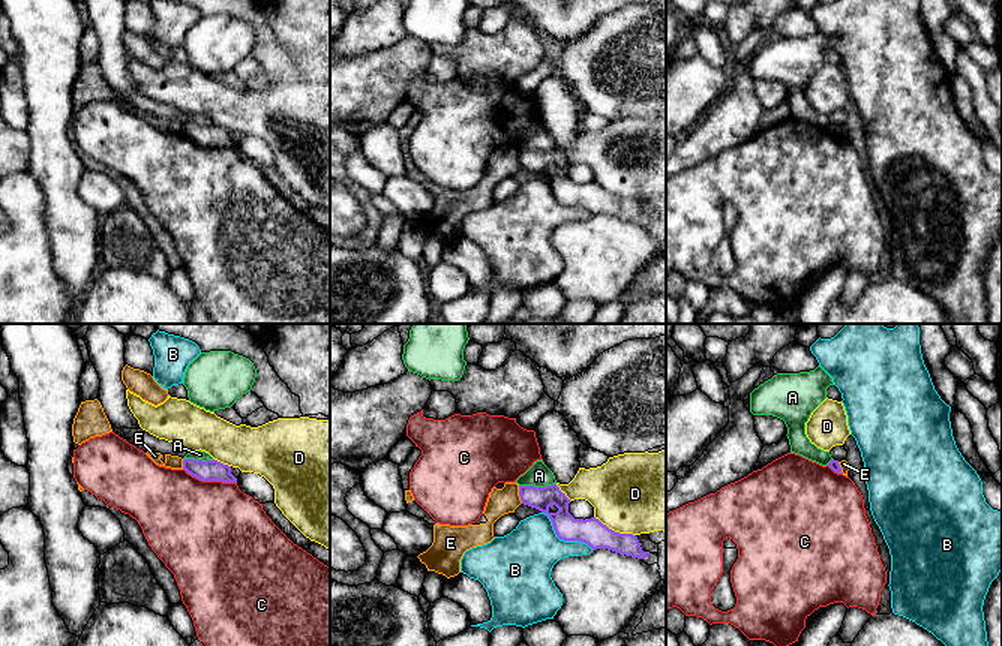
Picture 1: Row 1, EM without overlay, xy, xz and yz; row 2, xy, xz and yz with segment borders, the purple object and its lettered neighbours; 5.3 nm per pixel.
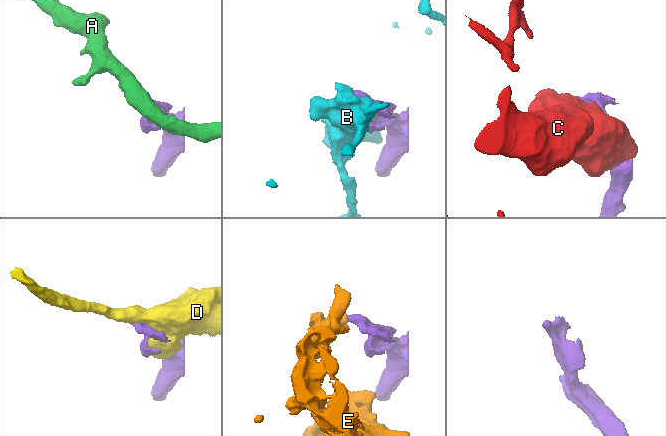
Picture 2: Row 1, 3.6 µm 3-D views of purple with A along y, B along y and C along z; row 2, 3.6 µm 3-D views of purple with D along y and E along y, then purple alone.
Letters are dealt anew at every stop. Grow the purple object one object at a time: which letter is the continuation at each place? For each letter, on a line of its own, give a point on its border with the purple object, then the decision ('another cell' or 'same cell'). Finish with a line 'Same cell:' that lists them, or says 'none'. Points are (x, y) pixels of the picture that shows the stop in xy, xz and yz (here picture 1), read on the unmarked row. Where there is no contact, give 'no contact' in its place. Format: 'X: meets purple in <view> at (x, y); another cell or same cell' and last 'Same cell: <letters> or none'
A: meets purple in xz at (537, 152); another cell
B: meets purple in xz at (563, 203); another cell
C: meets purple in xy at (210, 144); another cell
D: meets purple in xz at (614, 195); another cell
E: meets purple in xz at (519, 159); another cell
Same cell: none

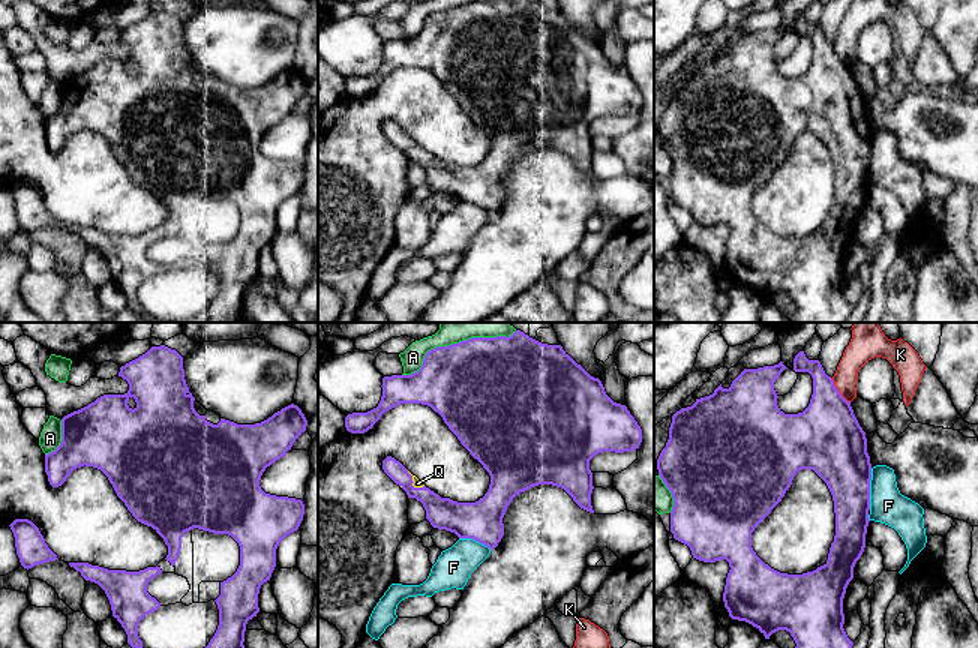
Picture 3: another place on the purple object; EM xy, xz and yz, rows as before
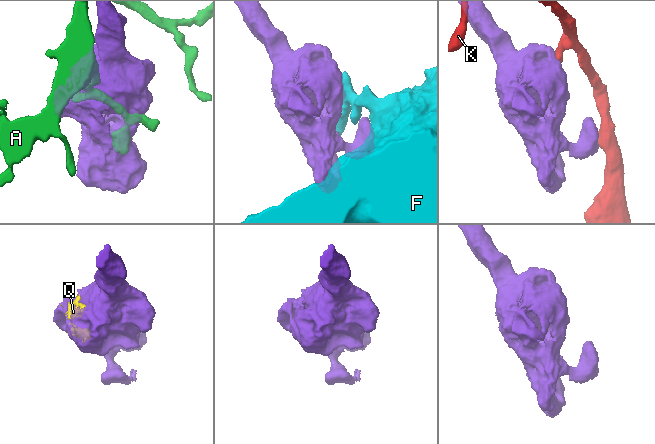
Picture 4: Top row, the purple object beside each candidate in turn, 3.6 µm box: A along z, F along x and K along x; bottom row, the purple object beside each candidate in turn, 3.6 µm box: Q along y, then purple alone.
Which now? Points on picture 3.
A: meets purple in xz at (446, 11); another cell
F: meets purple in yz at (869, 153); another cell
K: meets purple in yz at (837, 54); another cell
Q: meets purple in xz at (413, 146); same cell
Same cell: Q

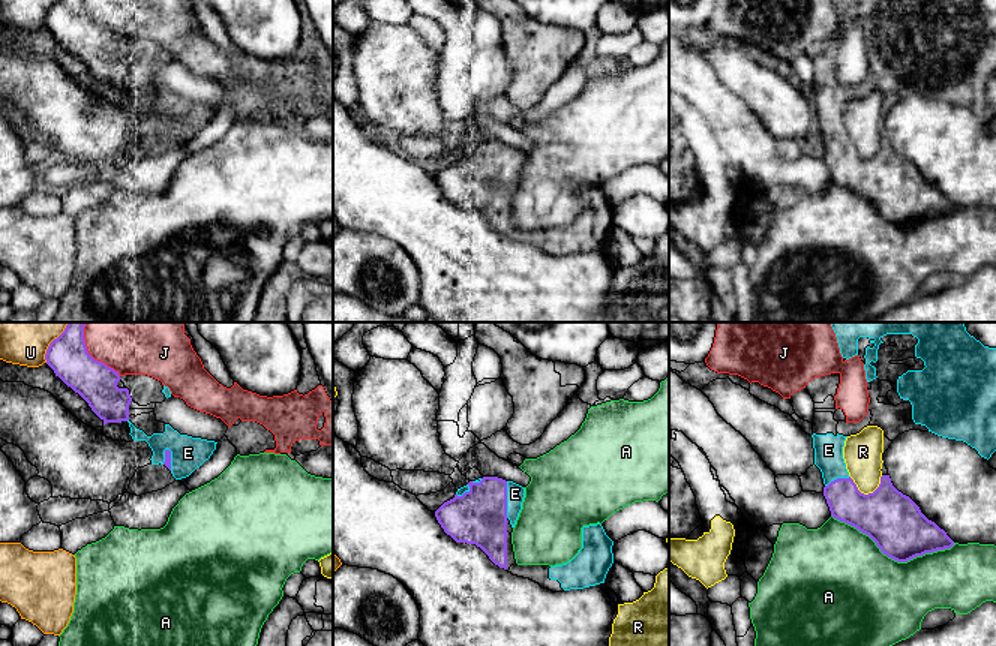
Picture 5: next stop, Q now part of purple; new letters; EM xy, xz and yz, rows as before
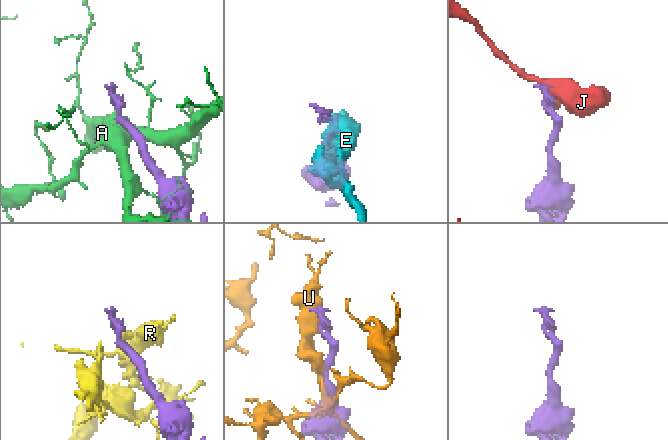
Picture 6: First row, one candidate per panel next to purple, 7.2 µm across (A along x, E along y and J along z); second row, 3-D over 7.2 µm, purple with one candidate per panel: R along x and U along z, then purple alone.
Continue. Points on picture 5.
A: meets purple in yz at (893, 222); another cell
E: meets purple in xz at (506, 164); same cell
J: meets purple in xy at (96, 24); another cell
R: meets purple in yz at (869, 158); another cell
U: meets purple in xy at (48, 12); another cell
Same cell: E

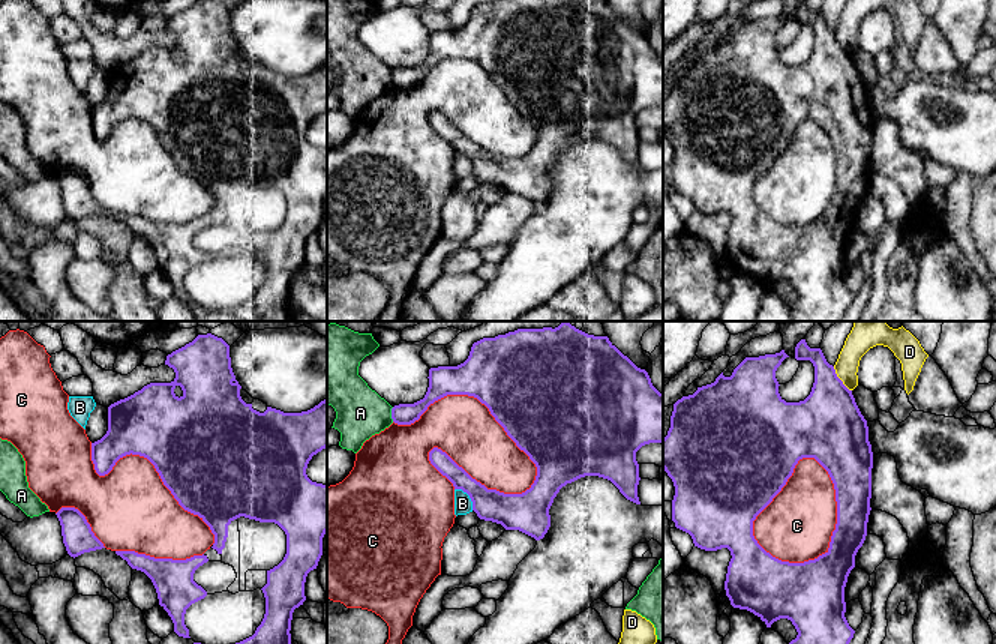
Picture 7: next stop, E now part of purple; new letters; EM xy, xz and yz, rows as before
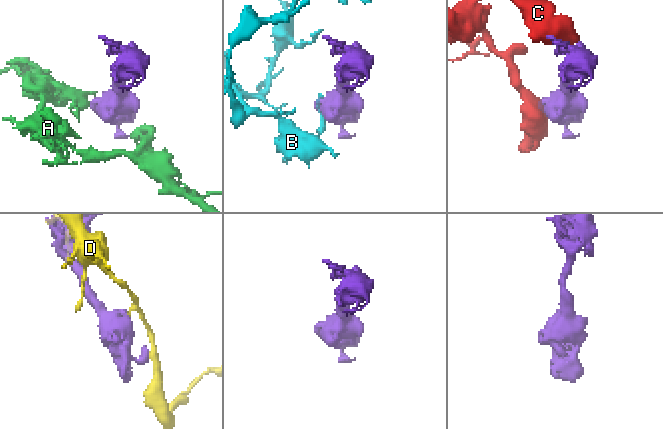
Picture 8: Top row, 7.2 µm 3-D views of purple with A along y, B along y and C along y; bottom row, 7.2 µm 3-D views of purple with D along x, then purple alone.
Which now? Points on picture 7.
A: meets purple in xz at (392, 78); another cell
B: meets purple in xz at (468, 158); another cell
C: meets purple in xz at (476, 60); another cell
D: meets purple in yz at (839, 42); another cell
Same cell: none

